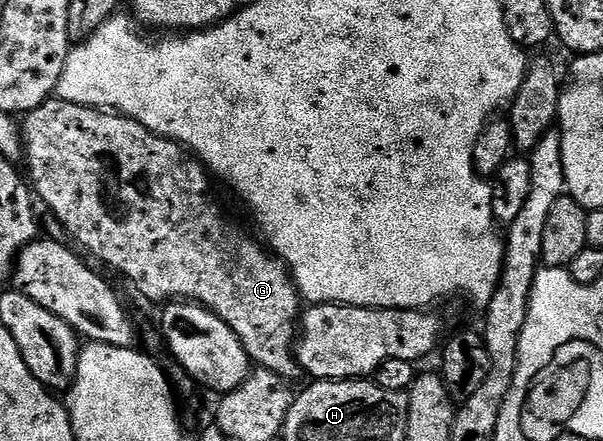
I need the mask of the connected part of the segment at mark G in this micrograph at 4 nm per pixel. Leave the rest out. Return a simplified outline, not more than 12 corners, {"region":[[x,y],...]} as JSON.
{"region":[[61,100],[33,193],[150,302],[207,306],[294,380],[290,269],[197,157]]}

